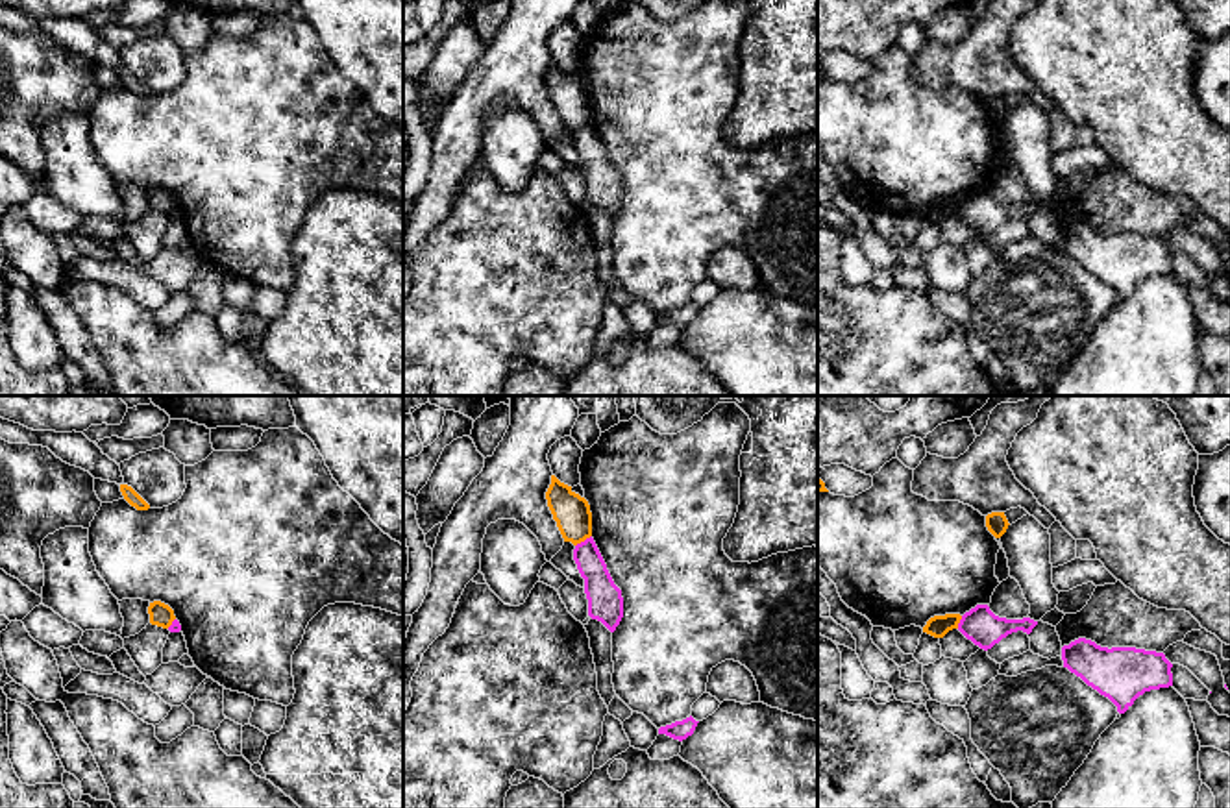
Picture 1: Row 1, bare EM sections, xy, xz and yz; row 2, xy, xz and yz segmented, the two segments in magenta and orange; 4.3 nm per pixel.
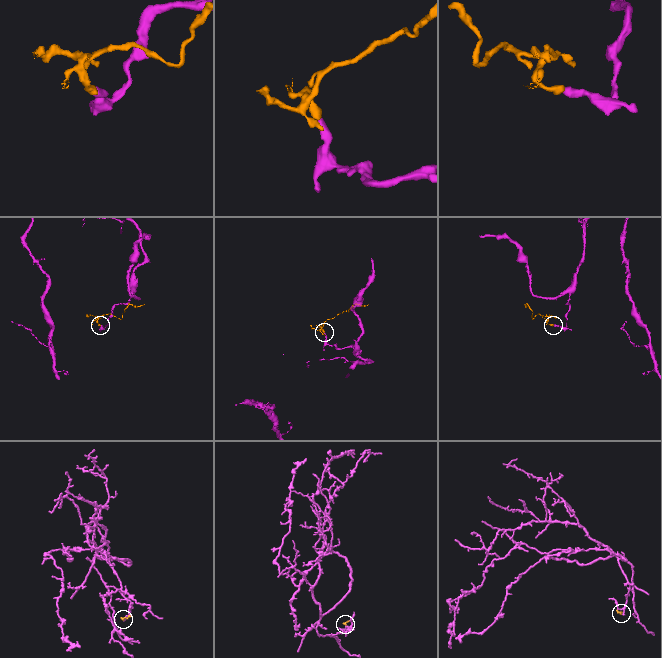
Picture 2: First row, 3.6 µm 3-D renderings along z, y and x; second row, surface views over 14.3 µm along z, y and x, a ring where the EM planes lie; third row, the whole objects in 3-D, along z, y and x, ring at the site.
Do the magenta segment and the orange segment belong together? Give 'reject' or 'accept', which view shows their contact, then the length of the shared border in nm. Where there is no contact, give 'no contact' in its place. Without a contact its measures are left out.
reject; meets magenta in xz; contact 90 nm long

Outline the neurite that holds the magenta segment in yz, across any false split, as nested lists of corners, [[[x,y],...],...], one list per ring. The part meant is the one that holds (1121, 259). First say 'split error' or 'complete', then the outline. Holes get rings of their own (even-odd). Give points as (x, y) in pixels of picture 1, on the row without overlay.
complete; [[[1078,224],[1062,233],[1064,253],[1108,283],[1119,300],[1150,275],[1173,272],[1173,250],[1163,239],[1136,233],[1101,233]]]

